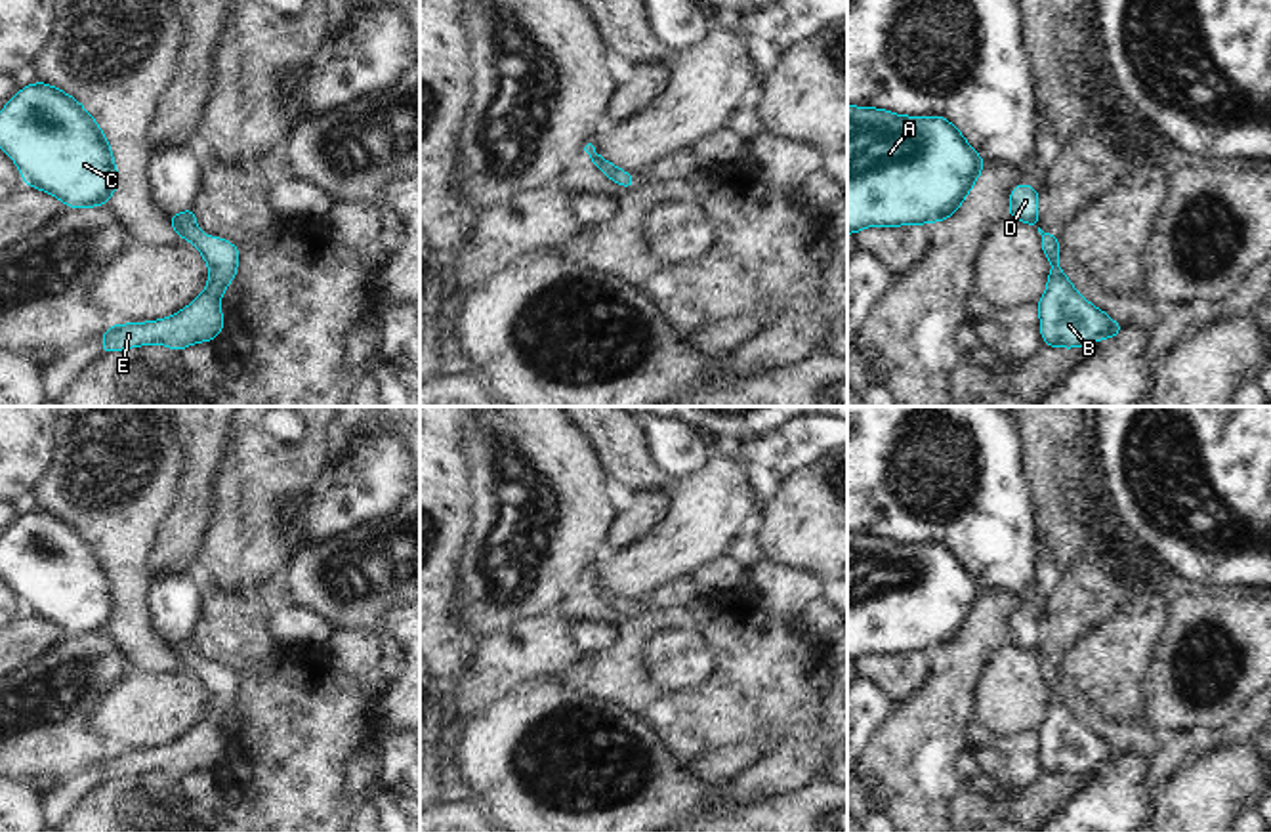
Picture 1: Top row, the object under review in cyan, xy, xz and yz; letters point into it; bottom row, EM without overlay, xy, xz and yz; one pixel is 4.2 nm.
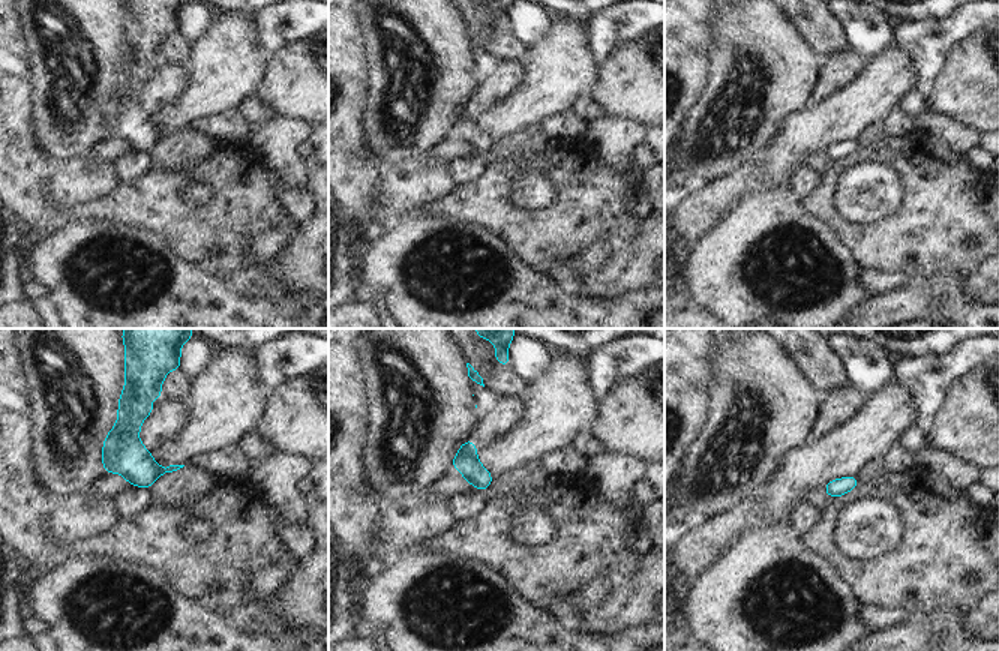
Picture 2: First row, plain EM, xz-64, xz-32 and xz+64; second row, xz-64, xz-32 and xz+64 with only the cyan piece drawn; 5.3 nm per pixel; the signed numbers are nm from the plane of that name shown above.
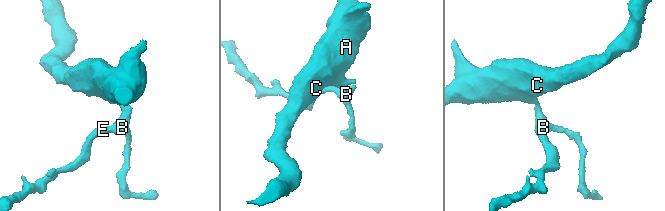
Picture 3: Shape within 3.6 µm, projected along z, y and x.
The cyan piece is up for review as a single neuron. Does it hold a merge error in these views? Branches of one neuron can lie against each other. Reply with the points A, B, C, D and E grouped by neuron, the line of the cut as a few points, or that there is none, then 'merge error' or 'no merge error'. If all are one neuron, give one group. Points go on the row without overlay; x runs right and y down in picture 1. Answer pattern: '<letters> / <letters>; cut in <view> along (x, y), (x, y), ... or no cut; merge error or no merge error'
A B C D E; no cut; no merge error

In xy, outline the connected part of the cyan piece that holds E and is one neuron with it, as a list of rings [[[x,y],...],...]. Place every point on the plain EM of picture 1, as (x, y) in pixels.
[[[193,634],[177,643],[166,643],[166,647],[183,668],[191,668],[200,677],[210,693],[210,712],[191,733],[170,746],[141,752],[113,752],[101,763],[103,782],[145,771],[164,771],[181,779],[195,769],[216,767],[225,754],[218,729],[227,710],[237,704],[240,677],[223,666],[202,662],[197,655]]]

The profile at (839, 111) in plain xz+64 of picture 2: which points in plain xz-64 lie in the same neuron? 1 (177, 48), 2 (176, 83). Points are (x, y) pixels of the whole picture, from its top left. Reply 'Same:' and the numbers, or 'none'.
Same: none

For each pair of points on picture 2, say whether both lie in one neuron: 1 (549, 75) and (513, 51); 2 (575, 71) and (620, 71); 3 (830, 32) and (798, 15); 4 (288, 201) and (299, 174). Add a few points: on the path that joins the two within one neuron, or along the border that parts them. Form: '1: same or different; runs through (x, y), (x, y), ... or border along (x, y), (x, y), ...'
1: different; border along (528, 47), (524, 66)
2: different; border along (602, 63), (599, 80), (587, 93)
3: same; runs through (822, 30), (806, 15)
4: different; border along (267, 167), (285, 183), (305, 186)

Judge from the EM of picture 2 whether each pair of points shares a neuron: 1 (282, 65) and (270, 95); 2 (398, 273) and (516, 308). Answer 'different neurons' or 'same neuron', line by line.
1: same neuron
2: same neuron

